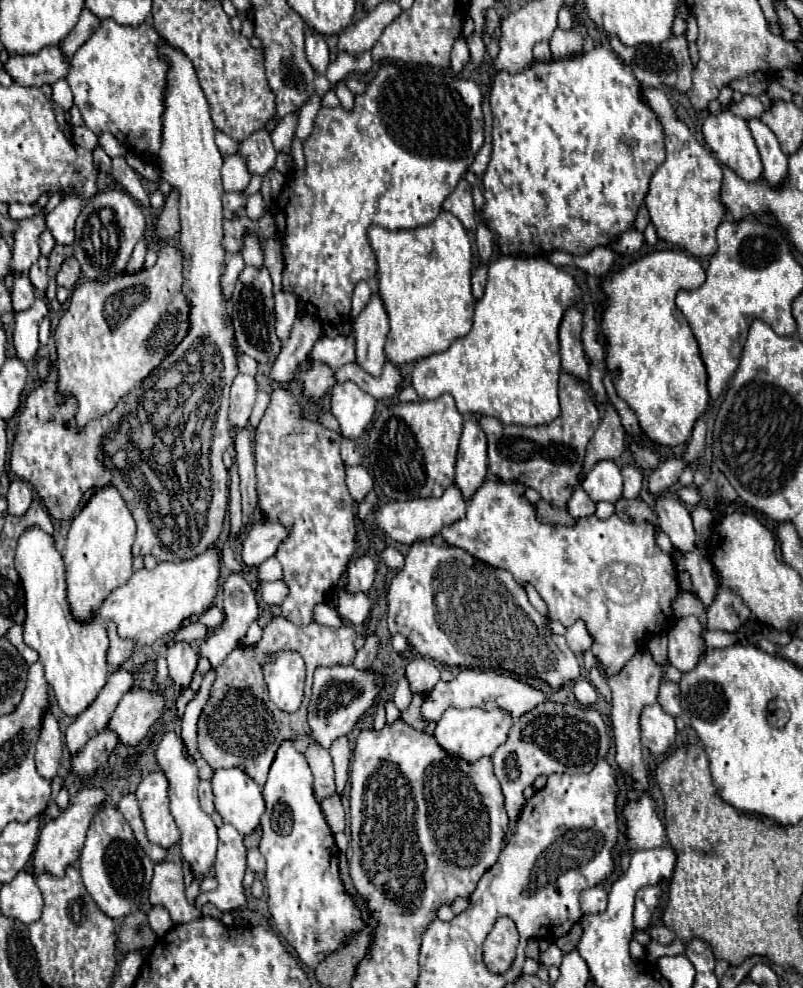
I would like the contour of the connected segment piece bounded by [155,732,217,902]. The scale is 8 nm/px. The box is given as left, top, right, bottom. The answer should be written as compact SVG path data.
M165 732L163 738L157 744L157 762L163 768L167 780L169 780L169 798L171 798L171 814L181 830L181 854L183 860L187 860L191 864L193 870L193 882L187 888L187 898L189 902L195 900L195 896L199 894L199 884L205 878L205 874L209 872L209 868L215 862L215 850L217 850L217 828L211 820L211 816L207 816L201 806L199 806L199 798L197 798L197 784L199 784L199 776L197 776L197 768L193 764L193 760L189 760L189 756L185 754L183 742L175 732Z

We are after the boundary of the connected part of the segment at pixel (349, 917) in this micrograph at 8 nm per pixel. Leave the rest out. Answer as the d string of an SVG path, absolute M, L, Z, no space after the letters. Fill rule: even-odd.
M293 740L281 742L263 788L263 798L265 814L261 816L263 836L259 852L267 860L269 912L281 936L295 948L299 960L317 968L319 962L345 944L347 934L359 932L365 922L339 878L337 846L315 800L313 774Z

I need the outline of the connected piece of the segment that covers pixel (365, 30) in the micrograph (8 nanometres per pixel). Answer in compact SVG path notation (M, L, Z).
M381 2L373 12L369 12L359 22L353 22L339 34L339 50L361 54L371 50L379 40L381 32L401 14L397 2Z

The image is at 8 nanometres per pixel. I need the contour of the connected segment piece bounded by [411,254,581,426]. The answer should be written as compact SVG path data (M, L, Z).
M507 254L493 260L483 298L475 304L471 332L453 340L445 352L415 364L411 372L415 392L421 400L451 394L463 416L495 416L503 424L519 426L551 424L559 416L559 320L579 294L573 276L537 254Z

